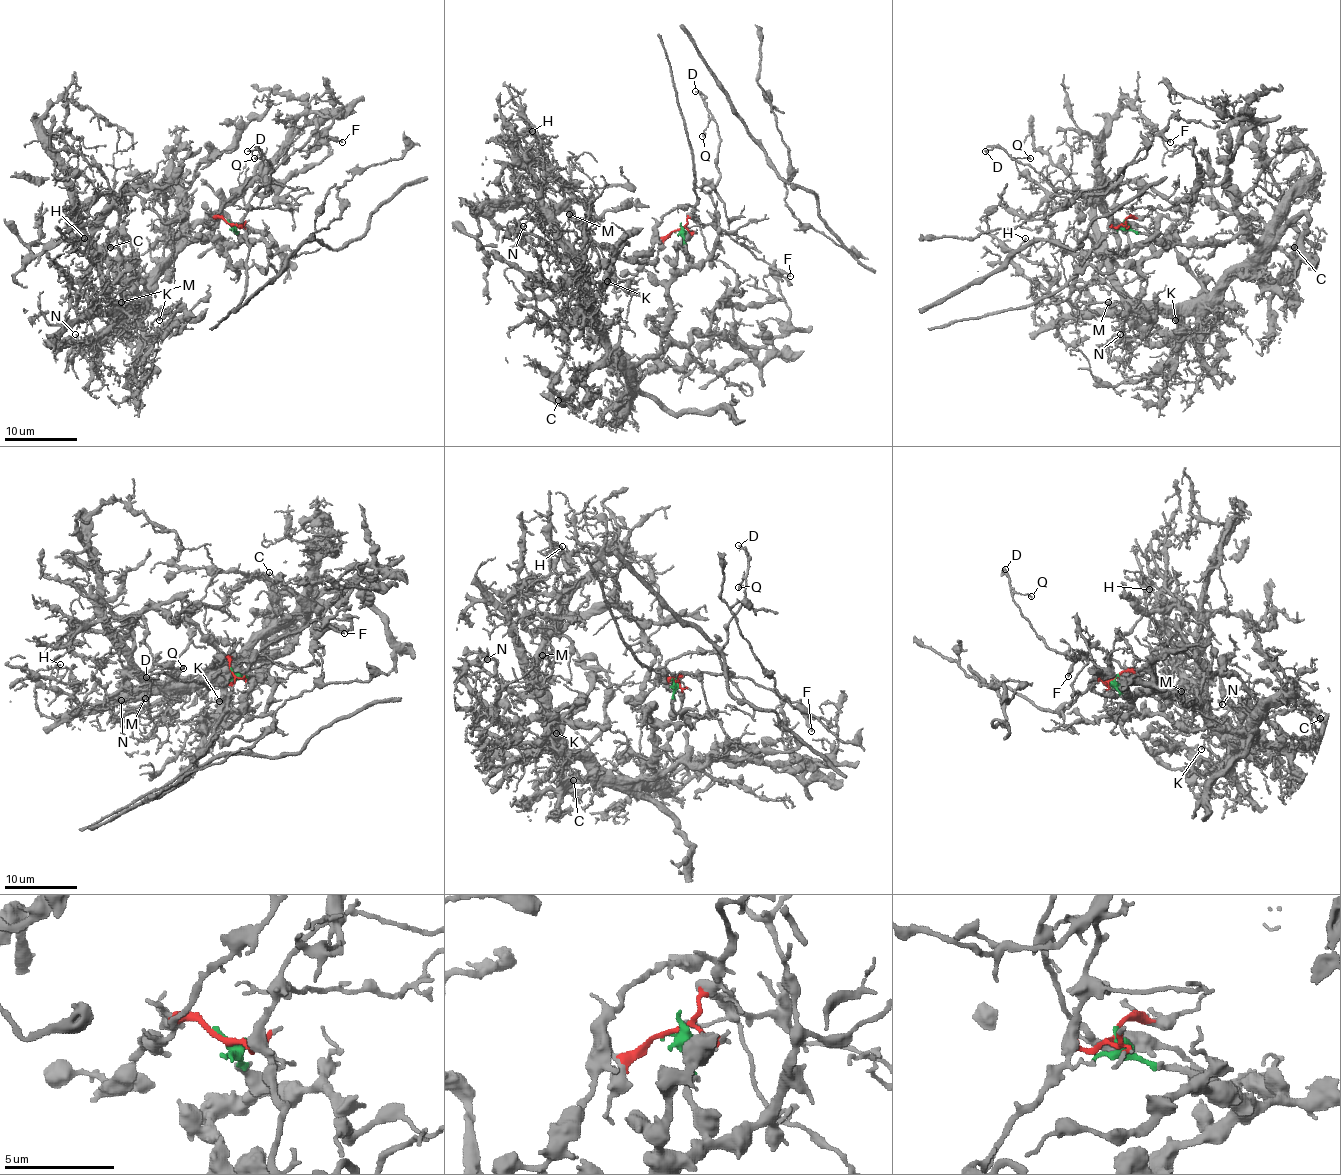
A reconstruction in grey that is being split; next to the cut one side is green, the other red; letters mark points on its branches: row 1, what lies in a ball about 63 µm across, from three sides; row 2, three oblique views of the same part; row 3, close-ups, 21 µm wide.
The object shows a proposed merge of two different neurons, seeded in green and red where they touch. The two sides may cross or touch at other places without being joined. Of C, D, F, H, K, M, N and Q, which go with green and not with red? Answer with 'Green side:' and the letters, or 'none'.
Green side: C, H, K, M, N

